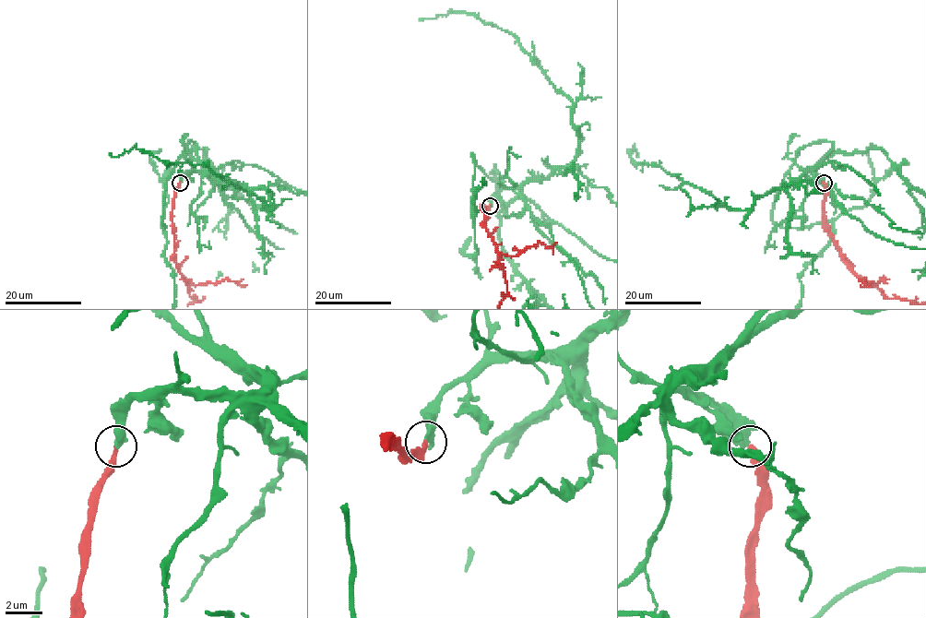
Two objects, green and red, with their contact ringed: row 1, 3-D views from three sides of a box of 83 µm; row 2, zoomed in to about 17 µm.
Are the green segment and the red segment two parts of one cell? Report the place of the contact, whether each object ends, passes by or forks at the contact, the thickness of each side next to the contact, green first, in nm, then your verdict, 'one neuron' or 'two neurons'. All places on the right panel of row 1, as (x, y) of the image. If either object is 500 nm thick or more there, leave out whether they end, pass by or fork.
(824, 183) | green ends | red ends | 400/260 nm | one neuron

